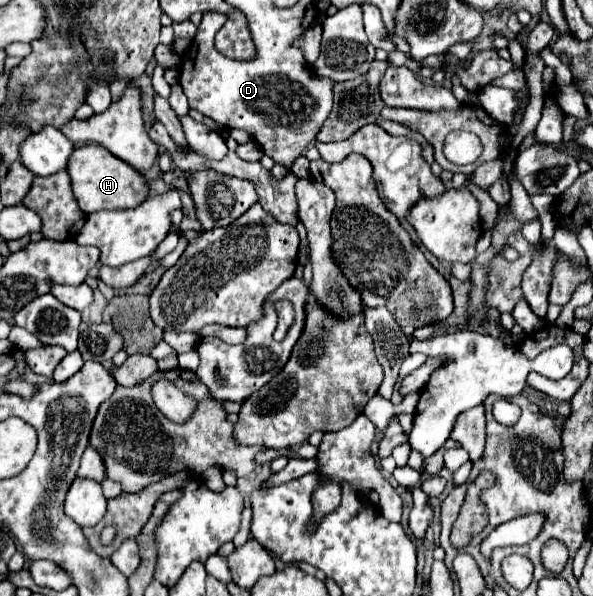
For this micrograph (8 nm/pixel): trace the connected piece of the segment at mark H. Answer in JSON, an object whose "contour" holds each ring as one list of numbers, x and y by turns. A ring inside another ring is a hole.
{"contour":[[95,143,73,149,71,159,67,163,67,173,71,175,73,195,85,213,101,209,131,209,143,203,147,197,145,177]]}

